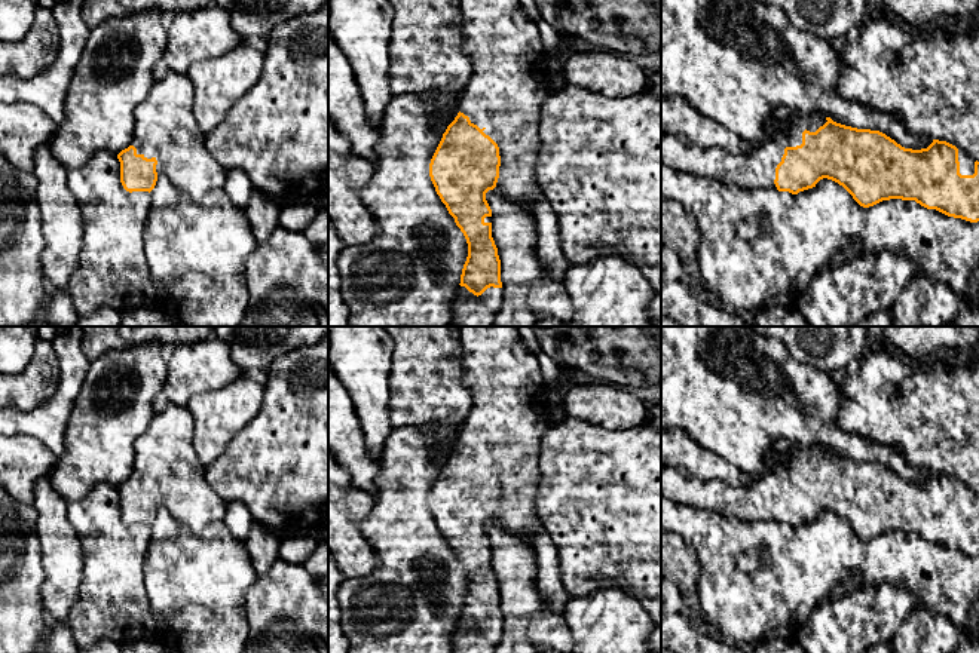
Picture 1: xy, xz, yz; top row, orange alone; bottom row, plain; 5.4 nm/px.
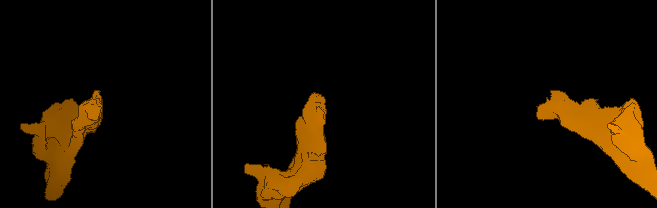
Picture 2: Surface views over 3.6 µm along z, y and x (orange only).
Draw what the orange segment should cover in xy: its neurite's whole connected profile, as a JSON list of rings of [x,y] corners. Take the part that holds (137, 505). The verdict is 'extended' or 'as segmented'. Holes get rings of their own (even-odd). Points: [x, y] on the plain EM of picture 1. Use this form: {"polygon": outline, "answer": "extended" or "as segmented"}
{"polygon": [[[168,405],[156,413],[147,430],[135,441],[135,463],[128,481],[117,487],[120,515],[129,525],[152,524],[160,508],[169,511],[174,519],[201,533],[208,524],[223,521],[227,502],[220,499],[205,479],[195,447],[195,419],[187,405]]], "answer": "extended"}

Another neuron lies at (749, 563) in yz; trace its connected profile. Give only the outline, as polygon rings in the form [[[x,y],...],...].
[[[750,551],[738,558],[737,567],[746,574],[753,574],[762,564],[762,551]]]

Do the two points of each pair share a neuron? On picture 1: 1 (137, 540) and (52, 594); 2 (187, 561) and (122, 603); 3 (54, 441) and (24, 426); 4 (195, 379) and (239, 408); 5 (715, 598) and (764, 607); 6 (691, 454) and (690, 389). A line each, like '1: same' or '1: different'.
1: different
2: different
3: same
4: different
5: same
6: different

